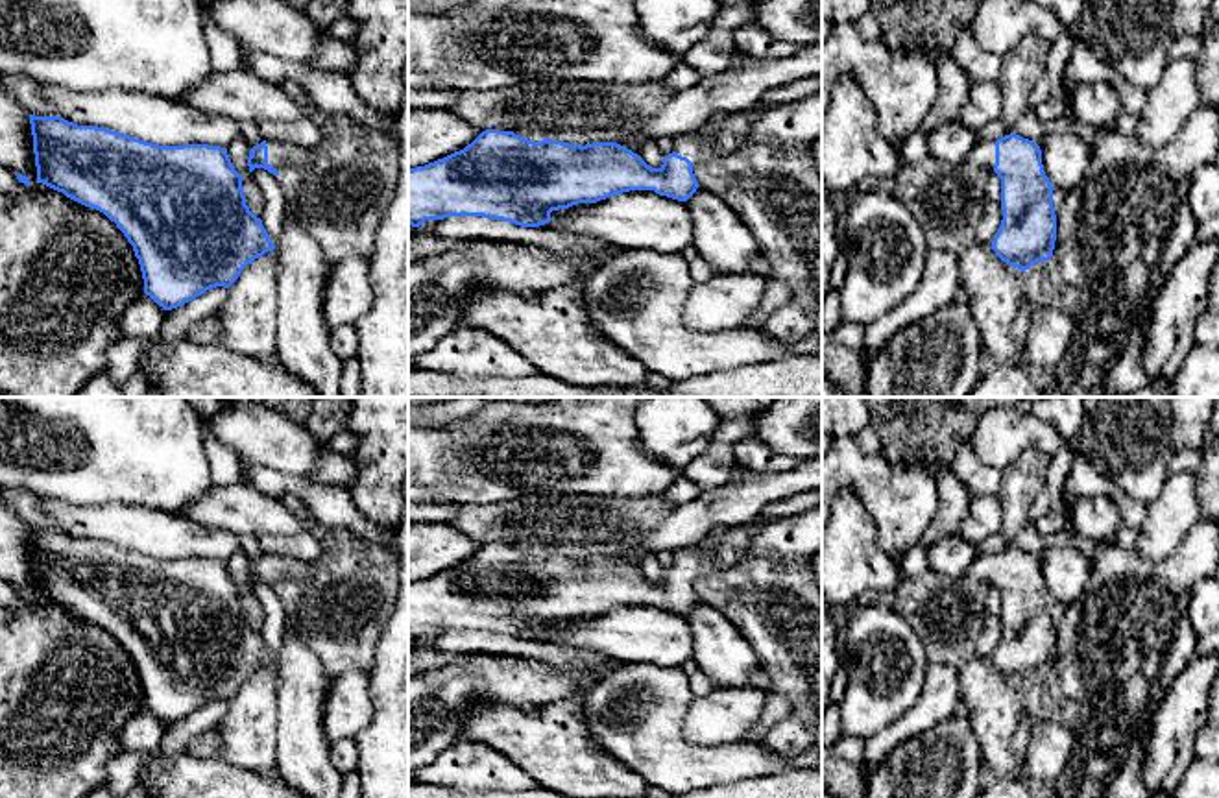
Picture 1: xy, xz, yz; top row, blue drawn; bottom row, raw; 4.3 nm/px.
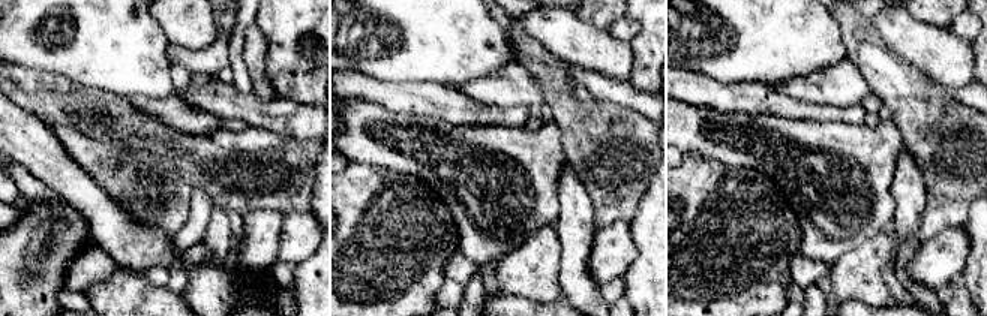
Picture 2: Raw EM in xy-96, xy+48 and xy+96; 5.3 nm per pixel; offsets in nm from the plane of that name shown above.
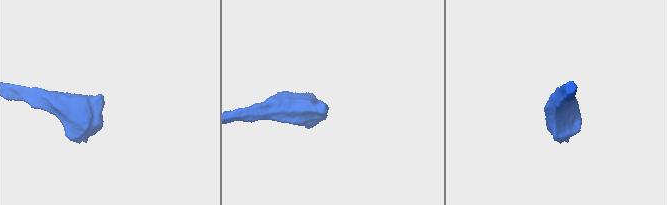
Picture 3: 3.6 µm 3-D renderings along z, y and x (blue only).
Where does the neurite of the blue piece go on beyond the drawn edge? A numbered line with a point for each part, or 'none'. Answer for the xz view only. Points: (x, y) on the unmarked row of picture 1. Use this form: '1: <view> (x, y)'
1: xz (728, 553)

